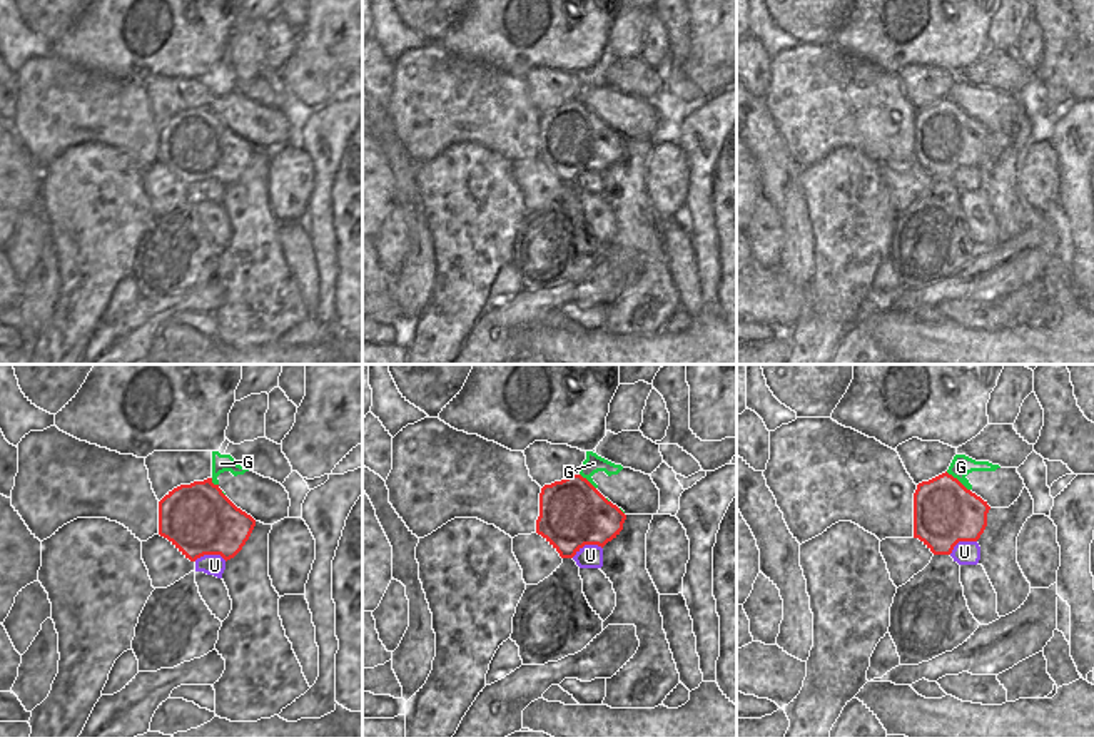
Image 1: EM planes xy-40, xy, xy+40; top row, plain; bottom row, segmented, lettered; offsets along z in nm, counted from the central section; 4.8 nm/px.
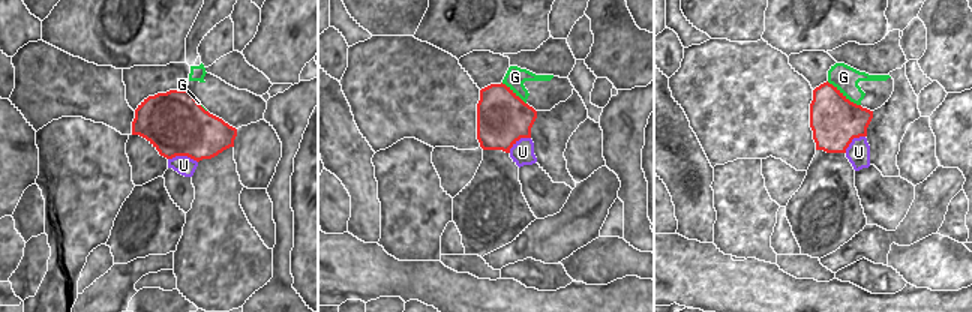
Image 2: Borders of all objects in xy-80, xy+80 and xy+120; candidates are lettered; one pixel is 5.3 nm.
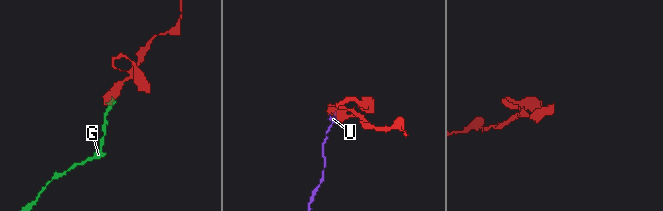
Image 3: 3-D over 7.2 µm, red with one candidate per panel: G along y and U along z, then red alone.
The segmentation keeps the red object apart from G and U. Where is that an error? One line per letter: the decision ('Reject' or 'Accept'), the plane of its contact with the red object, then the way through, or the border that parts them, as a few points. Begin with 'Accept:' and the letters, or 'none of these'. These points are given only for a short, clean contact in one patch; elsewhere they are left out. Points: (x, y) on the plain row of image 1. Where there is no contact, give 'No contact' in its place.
Accept: G
G: Accept. Touches red in xy+40
U: Reject. Touches red in xy.

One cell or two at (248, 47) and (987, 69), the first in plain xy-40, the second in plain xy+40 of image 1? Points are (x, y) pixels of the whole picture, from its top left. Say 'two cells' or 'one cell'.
two cells

